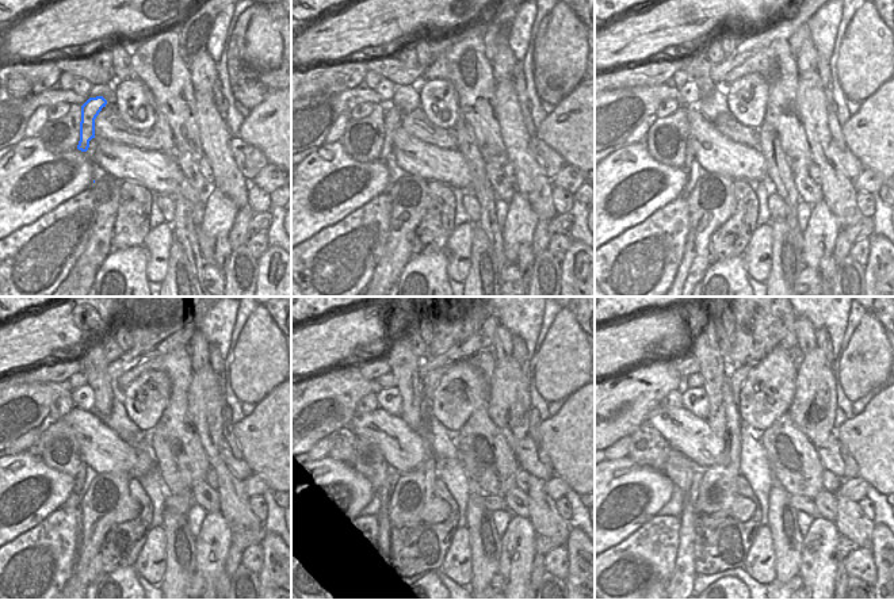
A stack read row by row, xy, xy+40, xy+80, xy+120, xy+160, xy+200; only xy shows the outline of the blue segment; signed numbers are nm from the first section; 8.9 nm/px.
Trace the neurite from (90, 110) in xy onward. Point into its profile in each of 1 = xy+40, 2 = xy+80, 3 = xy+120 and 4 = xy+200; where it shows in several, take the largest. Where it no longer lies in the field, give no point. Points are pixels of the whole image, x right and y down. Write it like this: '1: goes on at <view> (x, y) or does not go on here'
1: goes on at xy+40 (393, 115)
2: goes on at xy+80 (691, 168)
3: goes on at xy+120 (83, 480)
4: goes on at xy+200 (684, 572)

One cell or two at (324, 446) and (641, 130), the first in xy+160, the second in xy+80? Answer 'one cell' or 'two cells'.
one cell

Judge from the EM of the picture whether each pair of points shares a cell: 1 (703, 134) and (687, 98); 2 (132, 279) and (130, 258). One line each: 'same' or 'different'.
1: different
2: same

